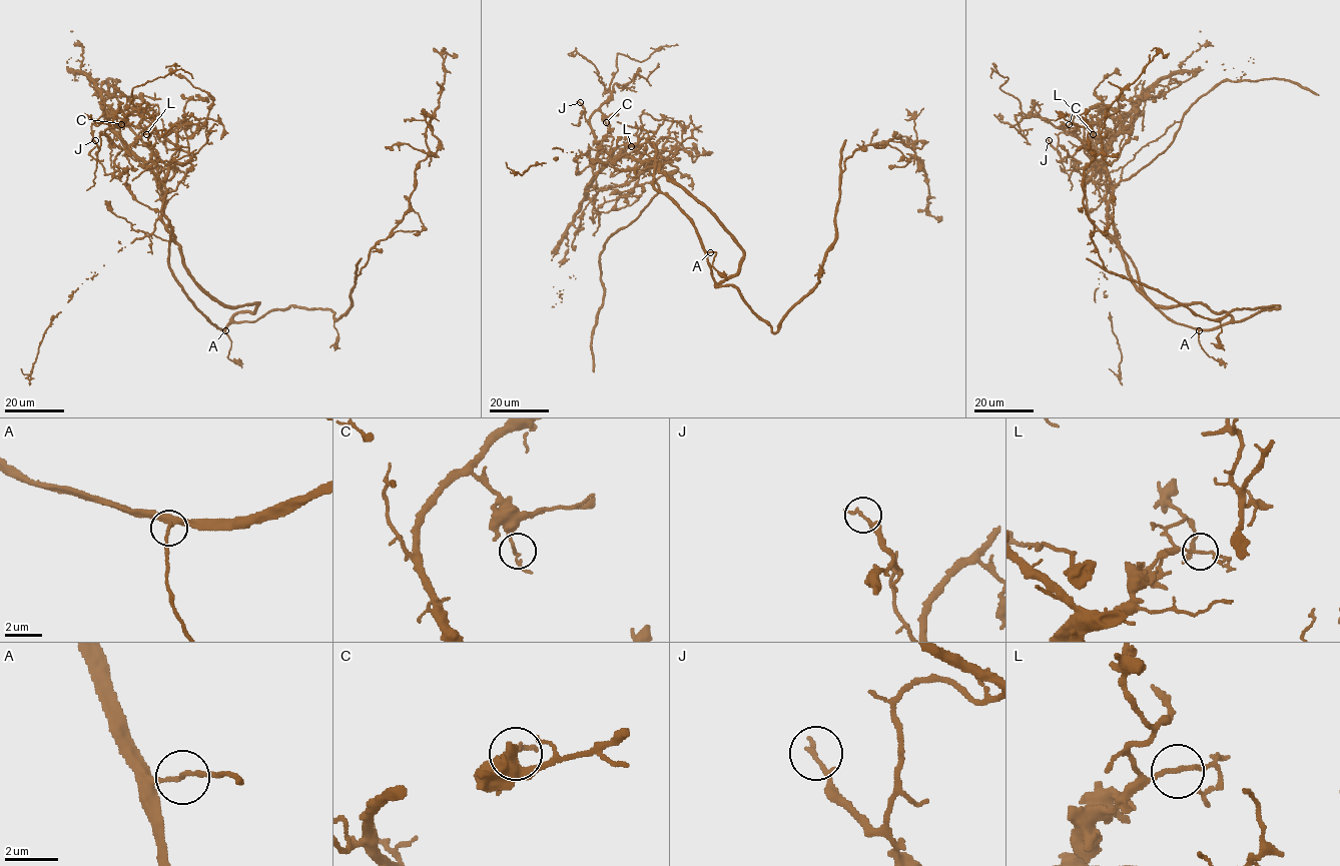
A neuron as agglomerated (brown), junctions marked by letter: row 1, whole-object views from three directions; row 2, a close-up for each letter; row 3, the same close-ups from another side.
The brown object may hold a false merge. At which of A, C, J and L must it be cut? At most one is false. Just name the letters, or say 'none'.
none

